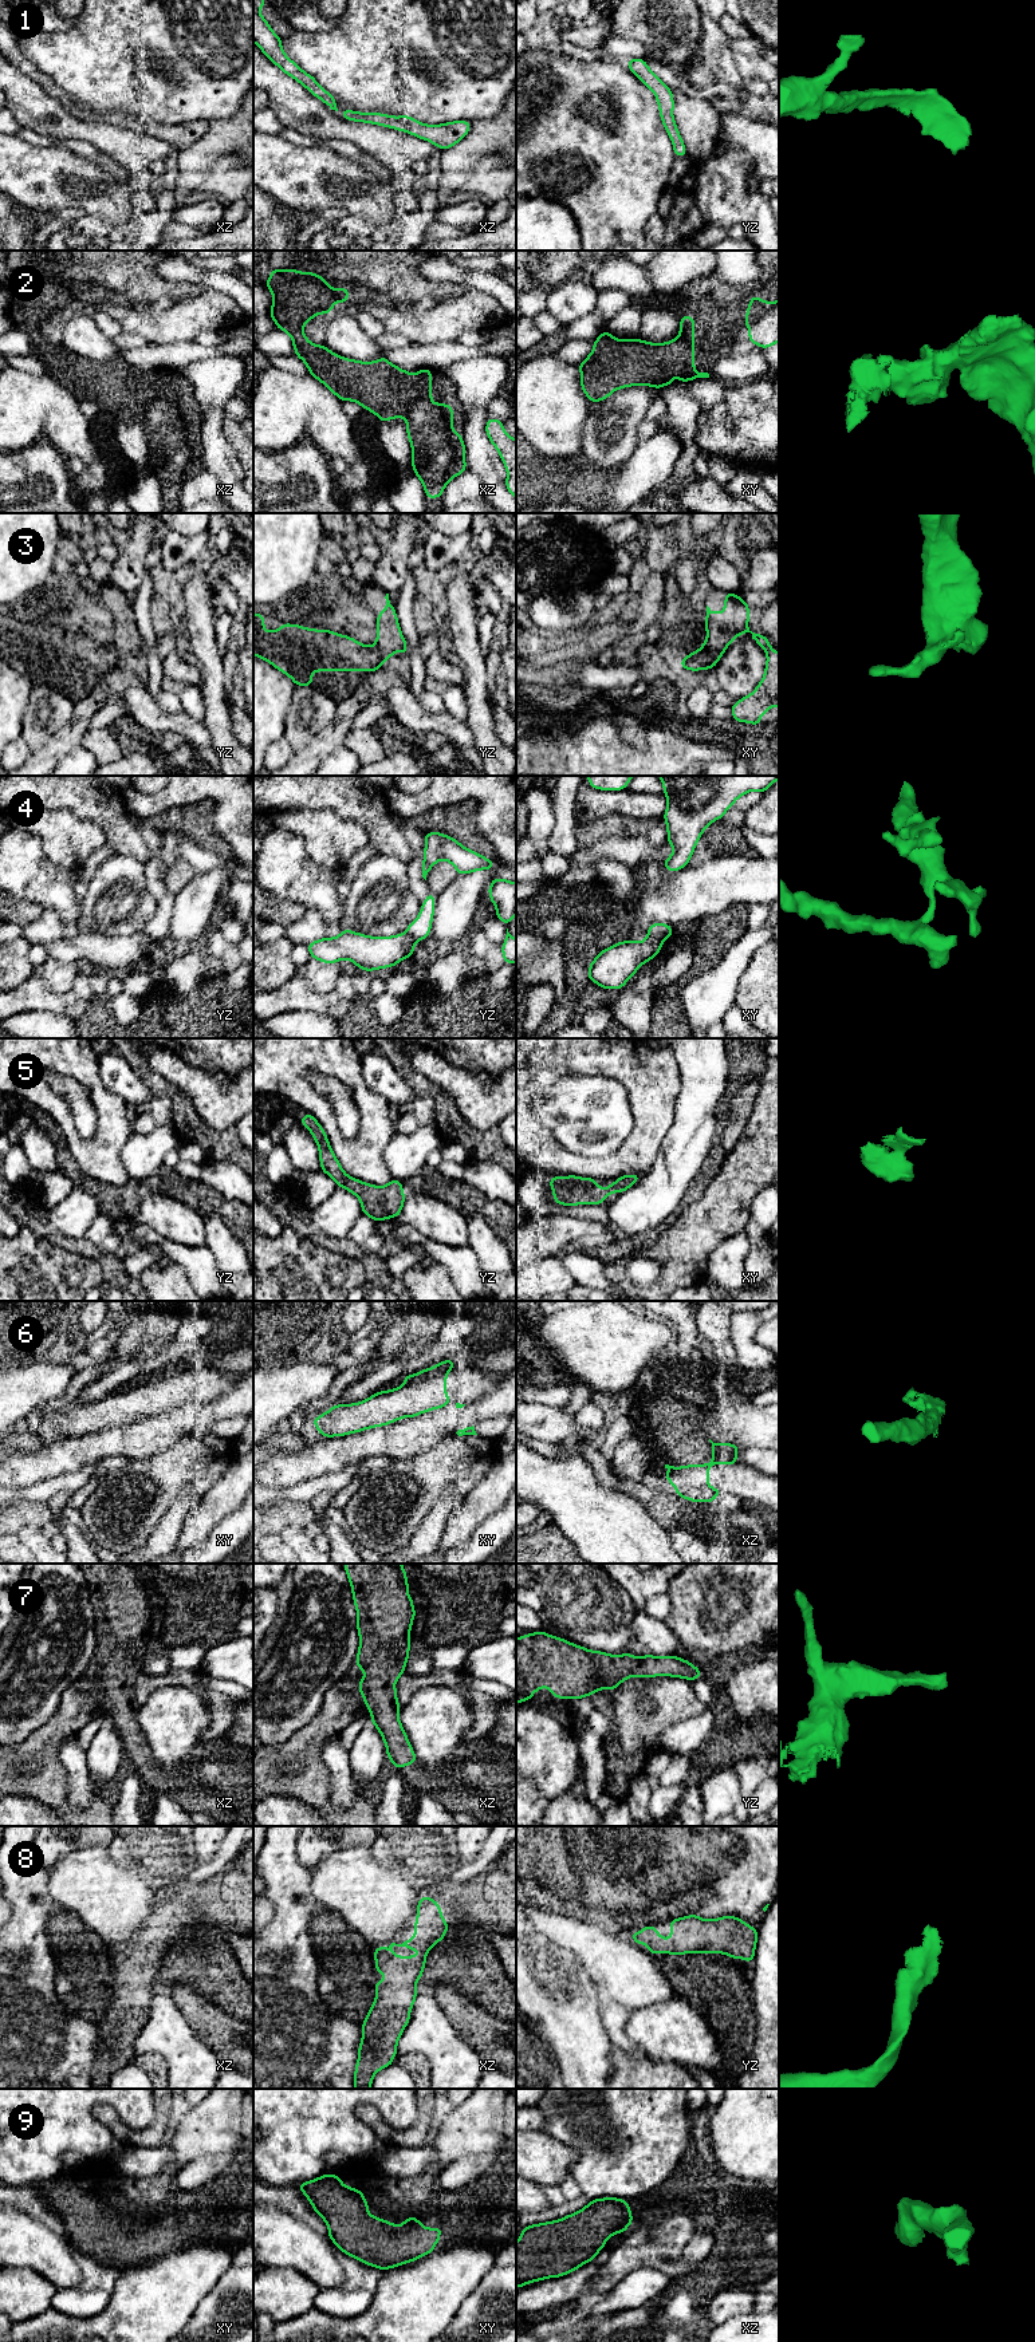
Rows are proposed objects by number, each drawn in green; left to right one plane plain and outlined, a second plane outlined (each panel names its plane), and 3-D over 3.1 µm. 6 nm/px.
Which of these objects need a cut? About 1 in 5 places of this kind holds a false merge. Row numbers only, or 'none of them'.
4

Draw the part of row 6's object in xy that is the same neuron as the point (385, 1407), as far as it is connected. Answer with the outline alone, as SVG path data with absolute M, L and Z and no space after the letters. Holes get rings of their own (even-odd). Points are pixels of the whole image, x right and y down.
M444 1360L436 1367L404 1376L404 1385L379 1391L363 1401L337 1404L311 1422L324 1438L345 1436L373 1427L383 1427L402 1418L416 1418L424 1412L446 1407L446 1375L456 1365Z

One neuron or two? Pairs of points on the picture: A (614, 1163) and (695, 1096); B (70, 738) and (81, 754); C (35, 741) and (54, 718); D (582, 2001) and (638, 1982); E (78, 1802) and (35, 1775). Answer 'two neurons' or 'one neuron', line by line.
A: two neurons
B: two neurons
C: one neuron
D: two neurons
E: two neurons

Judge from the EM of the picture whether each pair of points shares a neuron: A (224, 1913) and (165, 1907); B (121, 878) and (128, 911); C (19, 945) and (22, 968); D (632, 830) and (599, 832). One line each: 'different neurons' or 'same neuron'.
A: same neuron
B: same neuron
C: same neuron
D: same neuron

